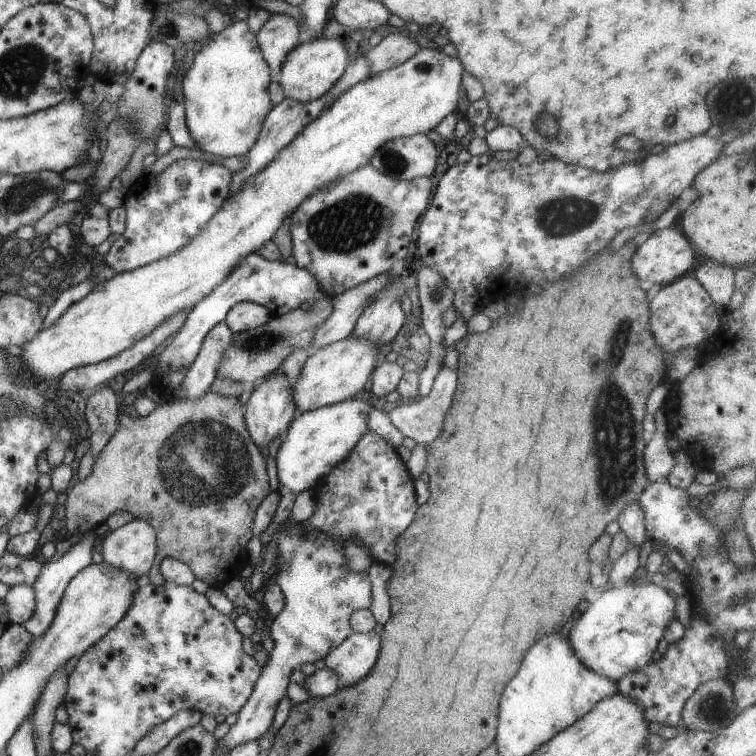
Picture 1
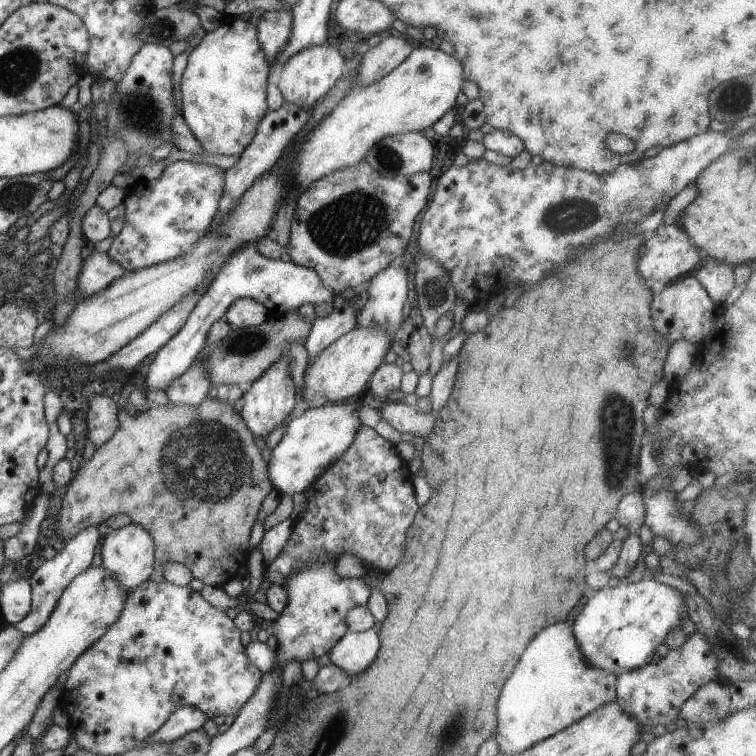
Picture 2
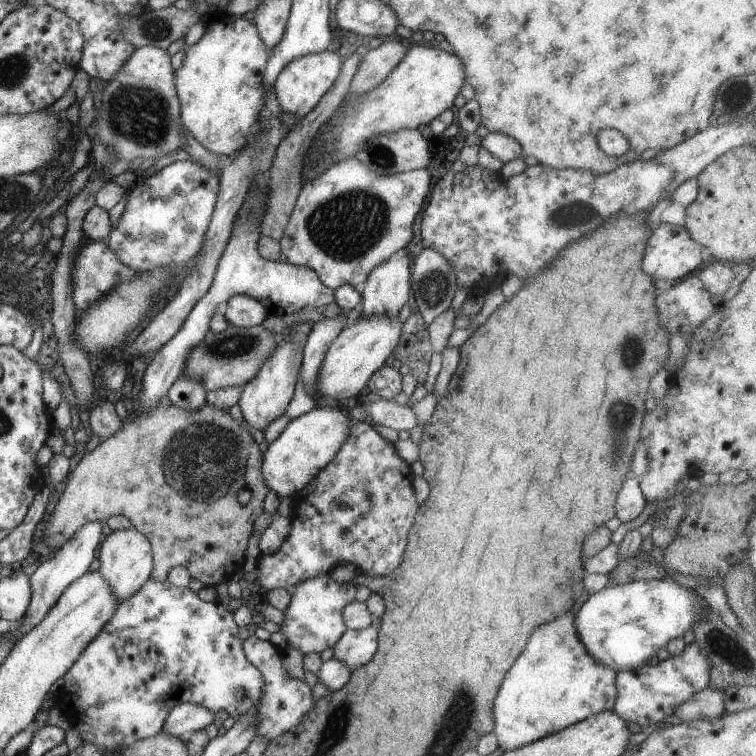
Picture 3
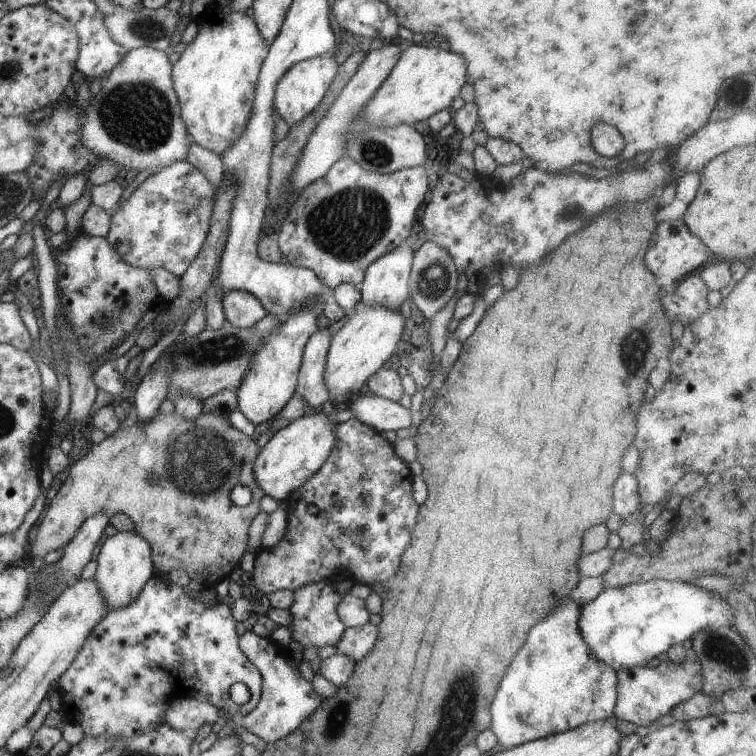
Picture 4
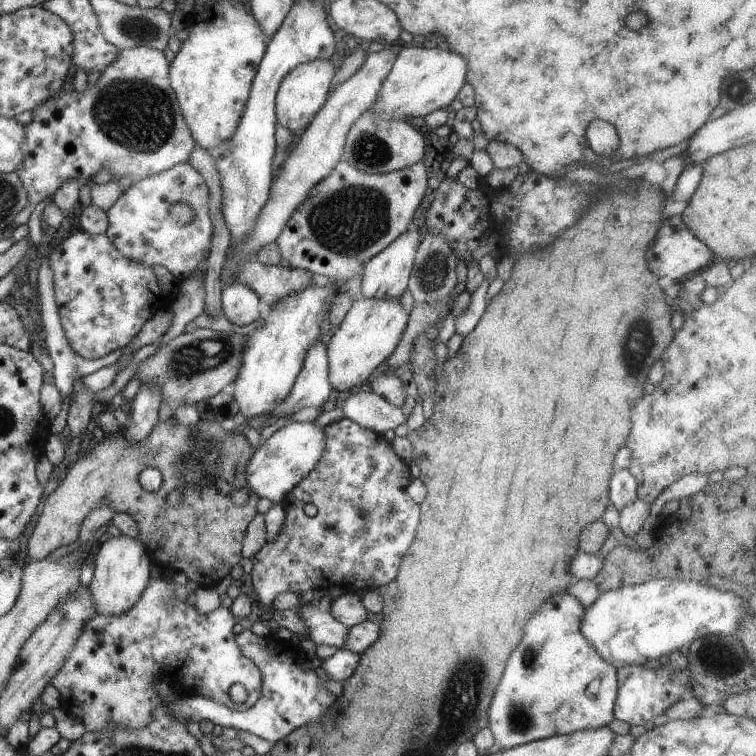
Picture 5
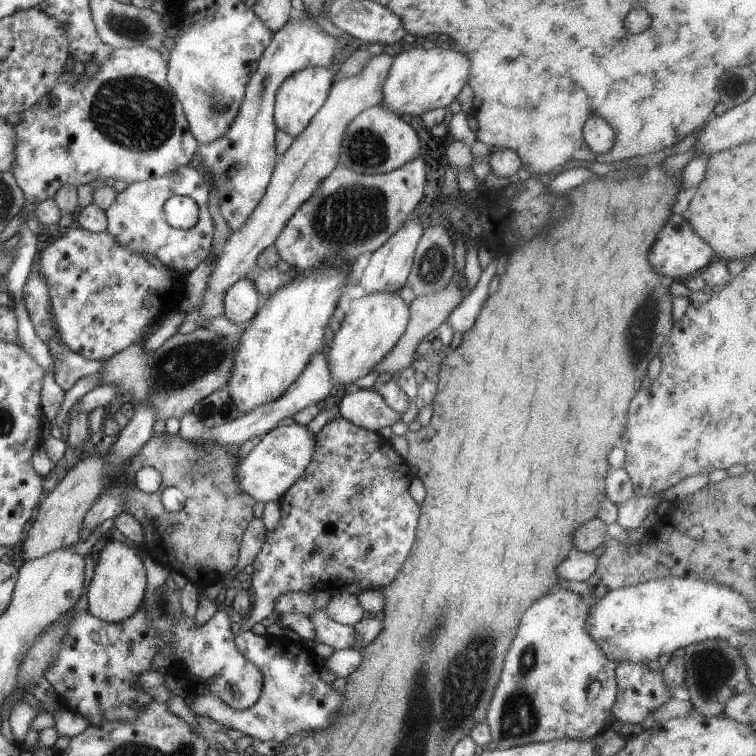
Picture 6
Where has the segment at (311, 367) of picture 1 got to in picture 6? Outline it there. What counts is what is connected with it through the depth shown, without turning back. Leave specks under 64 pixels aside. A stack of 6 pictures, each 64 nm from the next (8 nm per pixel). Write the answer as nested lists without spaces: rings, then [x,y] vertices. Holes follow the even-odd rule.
[[[379,291],[351,299],[349,309],[328,344],[328,371],[333,384],[351,384],[365,376],[387,354],[405,330],[409,311],[398,291]]]

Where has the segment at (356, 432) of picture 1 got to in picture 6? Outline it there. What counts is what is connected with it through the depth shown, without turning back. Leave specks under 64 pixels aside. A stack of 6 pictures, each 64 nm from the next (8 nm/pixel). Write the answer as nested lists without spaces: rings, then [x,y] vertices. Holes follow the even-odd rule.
[[[292,423],[269,429],[236,466],[236,479],[241,492],[248,494],[254,502],[278,502],[292,482],[303,474],[311,460],[315,443],[316,436],[305,425]]]

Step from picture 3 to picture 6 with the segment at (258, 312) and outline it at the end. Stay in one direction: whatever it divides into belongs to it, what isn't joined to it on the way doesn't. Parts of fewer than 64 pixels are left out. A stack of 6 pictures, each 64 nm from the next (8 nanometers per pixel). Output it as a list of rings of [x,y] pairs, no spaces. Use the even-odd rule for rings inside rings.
[[[245,276],[233,283],[223,293],[224,317],[234,324],[249,322],[258,311],[259,293]]]

